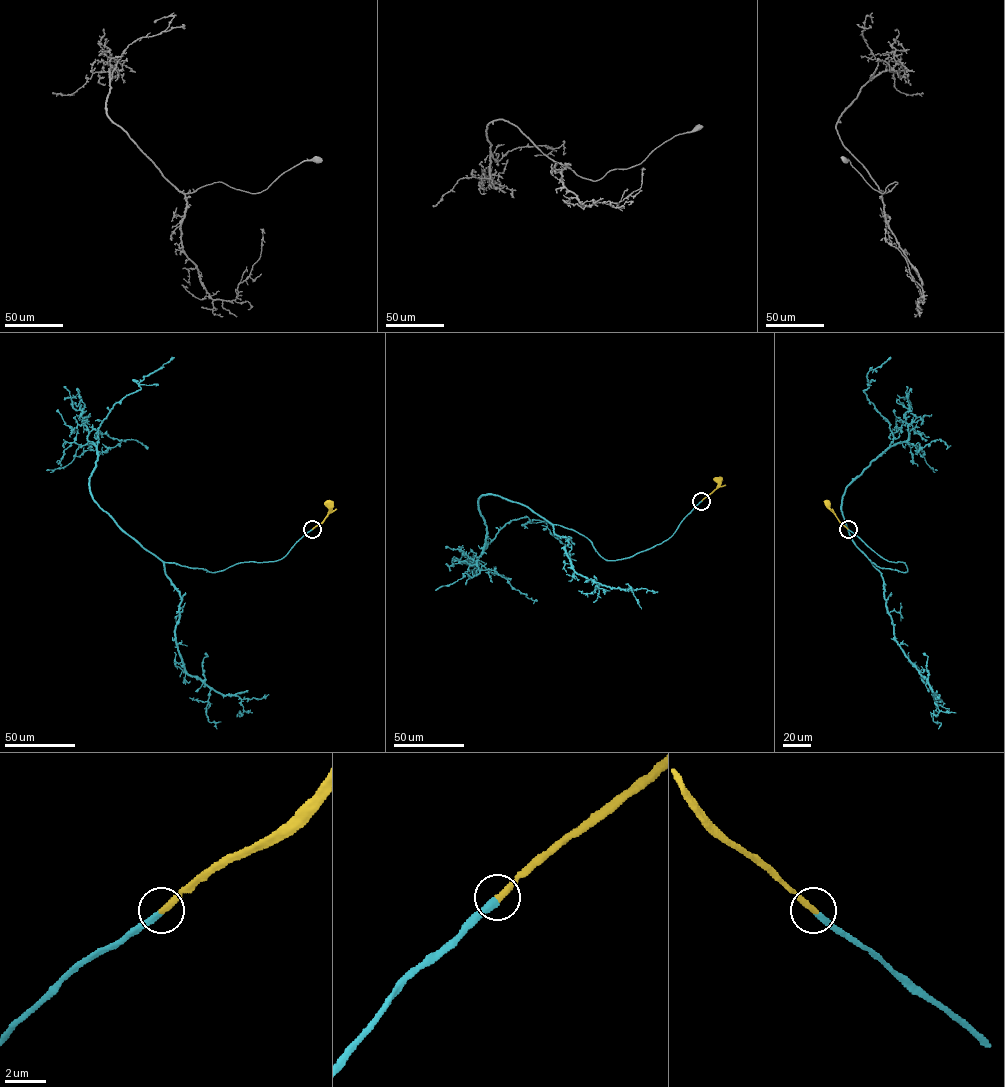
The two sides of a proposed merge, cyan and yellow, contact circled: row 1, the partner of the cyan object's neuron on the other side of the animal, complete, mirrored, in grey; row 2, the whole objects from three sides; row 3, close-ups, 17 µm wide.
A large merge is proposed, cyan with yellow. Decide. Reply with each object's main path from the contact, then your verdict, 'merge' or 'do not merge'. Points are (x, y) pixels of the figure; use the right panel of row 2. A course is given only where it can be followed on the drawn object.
cyan via (847, 529), (907, 571), (872, 562), (841, 508), (845, 488), (893, 438), (864, 392), (867, 373), (891, 357) | yellow via (847, 529), (825, 503) | merge

